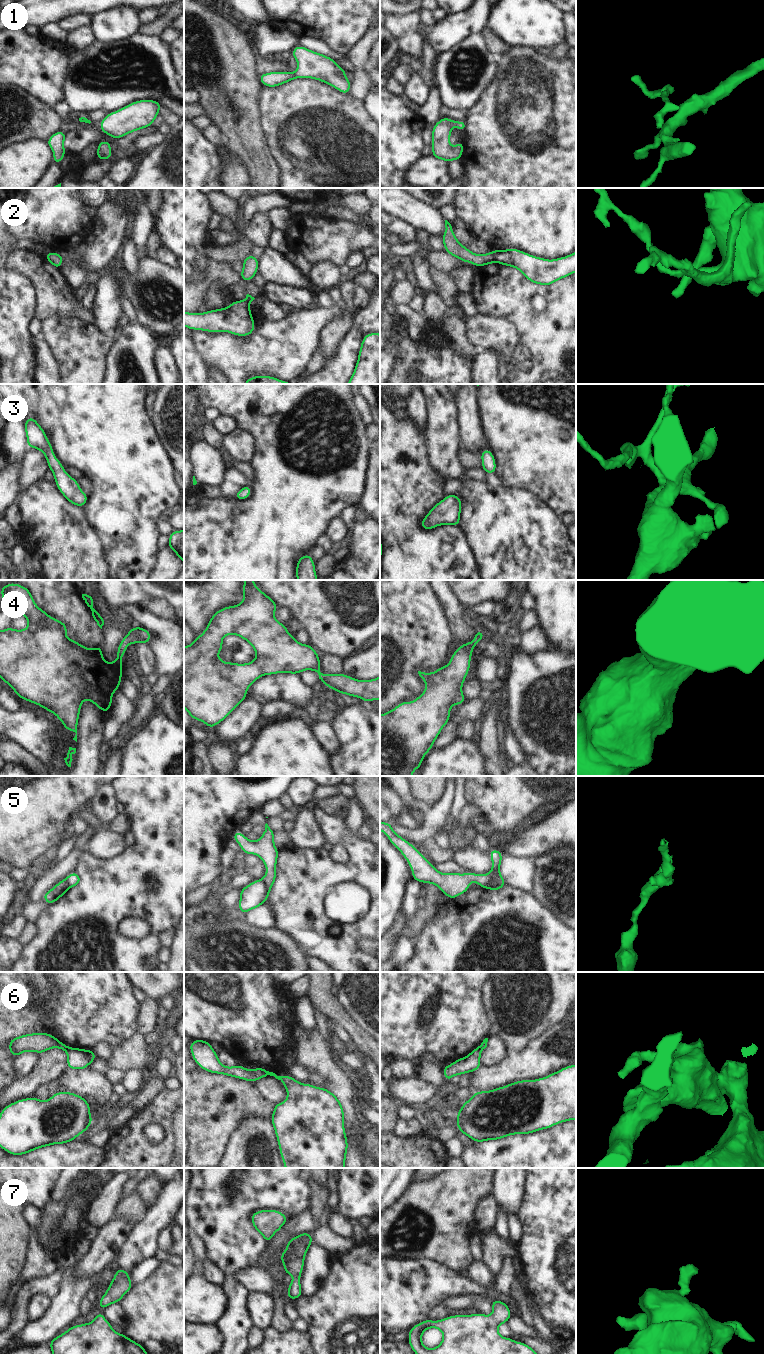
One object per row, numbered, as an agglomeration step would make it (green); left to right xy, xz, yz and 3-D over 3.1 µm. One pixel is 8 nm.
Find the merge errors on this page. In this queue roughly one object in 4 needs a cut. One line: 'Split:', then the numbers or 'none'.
Split: 2, 5, 6

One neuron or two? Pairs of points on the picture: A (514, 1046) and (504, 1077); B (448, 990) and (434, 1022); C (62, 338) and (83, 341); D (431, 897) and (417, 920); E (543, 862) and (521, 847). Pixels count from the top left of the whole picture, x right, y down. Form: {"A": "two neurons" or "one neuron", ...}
{"A": "two neurons", "B": "one neuron", "C": "one neuron", "D": "one neuron", "E": "two neurons"}

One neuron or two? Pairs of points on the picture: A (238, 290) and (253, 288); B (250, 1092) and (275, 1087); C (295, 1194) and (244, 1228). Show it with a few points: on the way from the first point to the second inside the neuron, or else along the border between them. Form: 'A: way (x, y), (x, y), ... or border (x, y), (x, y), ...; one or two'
A: way (242, 288), (249, 288); one
B: border (254, 1083), (274, 1104); two
C: way (279, 1194), (264, 1194), (246, 1212); one

